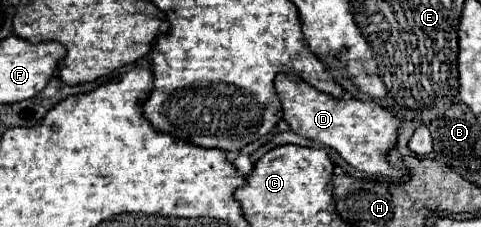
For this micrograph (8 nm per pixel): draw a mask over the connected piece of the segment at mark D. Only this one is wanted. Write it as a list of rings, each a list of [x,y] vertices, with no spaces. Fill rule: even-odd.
[[[278,75],[276,91],[282,99],[284,121],[292,127],[294,133],[324,143],[326,147],[336,149],[344,161],[348,161],[354,169],[372,173],[372,175],[388,175],[400,177],[402,173],[388,163],[388,153],[396,147],[402,119],[386,111],[374,101],[358,101],[358,99],[336,99],[328,93],[322,93],[308,85],[306,81],[290,75]]]

